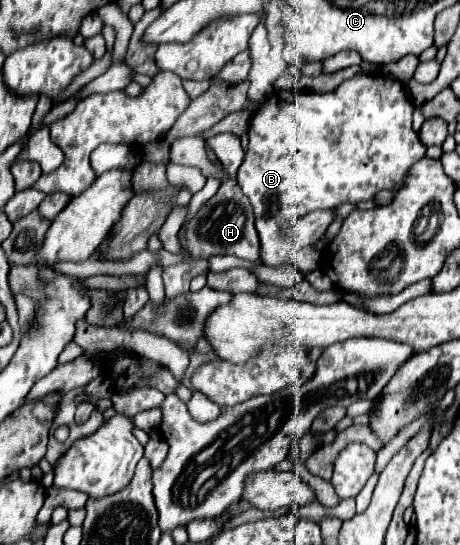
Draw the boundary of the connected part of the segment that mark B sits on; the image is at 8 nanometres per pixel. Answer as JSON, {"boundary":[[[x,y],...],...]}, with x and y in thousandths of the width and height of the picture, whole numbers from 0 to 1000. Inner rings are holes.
{"boundary":[[[787,136],[774,139],[765,147],[743,150],[726,169],[717,172],[678,172],[678,169],[613,169],[600,165],[583,176],[583,183],[570,191],[565,206],[552,209],[552,217],[543,220],[543,235],[539,235],[539,272],[535,272],[535,290],[517,312],[517,338],[526,345],[526,352],[543,363],[543,374],[552,382],[557,393],[557,422],[565,429],[565,444],[570,444],[570,481],[578,488],[613,488],[626,481],[626,462],[635,455],[635,448],[626,444],[626,433],[617,429],[617,418],[626,407],[665,396],[678,385],[696,385],[696,382],[730,382],[748,371],[761,374],[778,374],[787,367],[809,367],[817,360],[817,352],[826,349],[870,349],[874,334],[883,327],[883,316],[891,312],[896,301],[904,301],[913,290],[922,290],[926,268],[909,257],[909,246],[896,239],[896,206],[900,206],[900,187],[891,183],[891,172],[883,169],[878,154],[865,150],[852,139],[809,139],[809,136]]]}

